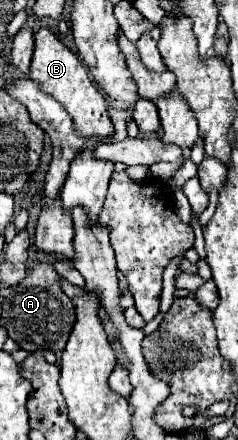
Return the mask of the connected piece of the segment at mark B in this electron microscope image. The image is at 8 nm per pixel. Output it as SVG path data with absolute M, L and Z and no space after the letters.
M41 28L35 34L35 52L33 52L33 60L31 60L31 72L29 78L35 80L43 92L51 94L69 114L69 118L73 120L75 130L81 136L109 136L109 132L113 130L113 124L105 112L105 98L101 96L101 92L97 92L95 84L91 82L85 64L79 60L79 56L75 52L71 52L57 36L51 28Z

